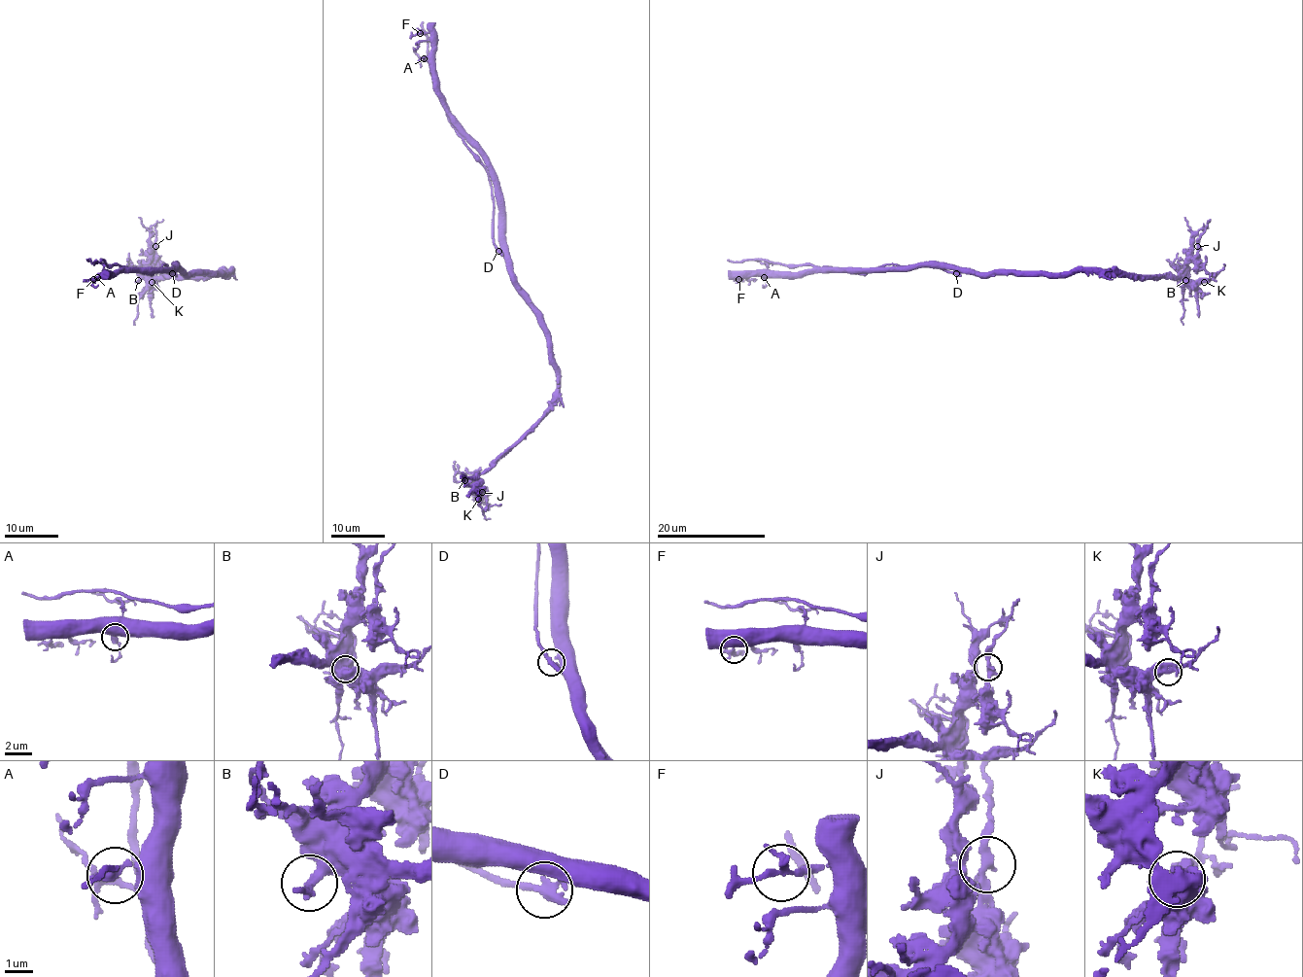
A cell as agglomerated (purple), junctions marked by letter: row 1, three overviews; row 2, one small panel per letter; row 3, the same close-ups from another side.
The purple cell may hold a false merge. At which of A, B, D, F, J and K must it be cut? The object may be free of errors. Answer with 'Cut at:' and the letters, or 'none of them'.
Cut at: D

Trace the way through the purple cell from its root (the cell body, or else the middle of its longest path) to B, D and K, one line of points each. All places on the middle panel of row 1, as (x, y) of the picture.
B: (520, 286), (520, 294), (536, 315), (547, 339), (549, 363), (556, 373), (555, 401), (489, 468), (464, 480)
D: (520, 286), (512, 264), (498, 251)
K: (520, 286), (520, 294), (536, 315), (547, 339), (549, 363), (556, 373), (555, 401), (478, 477), (478, 499)

